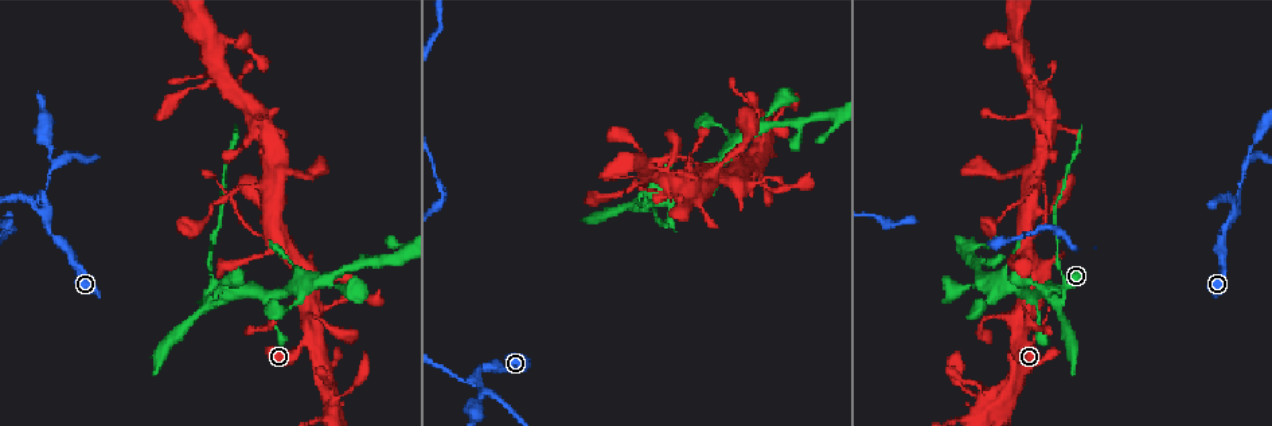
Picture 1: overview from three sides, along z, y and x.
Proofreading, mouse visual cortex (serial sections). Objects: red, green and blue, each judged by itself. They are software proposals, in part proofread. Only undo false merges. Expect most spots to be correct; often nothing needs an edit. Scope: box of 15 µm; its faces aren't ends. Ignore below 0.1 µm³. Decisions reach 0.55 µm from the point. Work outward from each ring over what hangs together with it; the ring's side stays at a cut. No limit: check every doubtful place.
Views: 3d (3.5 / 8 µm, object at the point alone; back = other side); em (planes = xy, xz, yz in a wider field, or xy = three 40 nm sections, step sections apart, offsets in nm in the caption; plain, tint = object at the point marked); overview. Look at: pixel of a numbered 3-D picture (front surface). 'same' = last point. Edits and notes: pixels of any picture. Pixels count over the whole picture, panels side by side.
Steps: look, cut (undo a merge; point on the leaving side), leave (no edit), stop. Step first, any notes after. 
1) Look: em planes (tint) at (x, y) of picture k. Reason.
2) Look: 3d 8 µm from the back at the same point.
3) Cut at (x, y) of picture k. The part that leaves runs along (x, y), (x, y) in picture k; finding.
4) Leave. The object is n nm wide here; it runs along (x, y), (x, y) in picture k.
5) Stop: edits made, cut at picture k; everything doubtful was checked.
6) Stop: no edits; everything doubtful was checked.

Look: 3d 3.5 µm at (1057, 301) of picture 1. Narrows sharply.

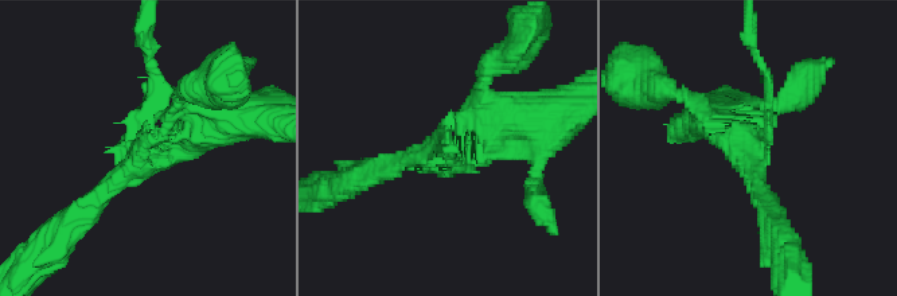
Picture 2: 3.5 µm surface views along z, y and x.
Look: em xy step 5 (tint) at (753, 153) of picture 2. 3 arms meet here; the arms are 150, 250, 450 nm wide; now the EM.

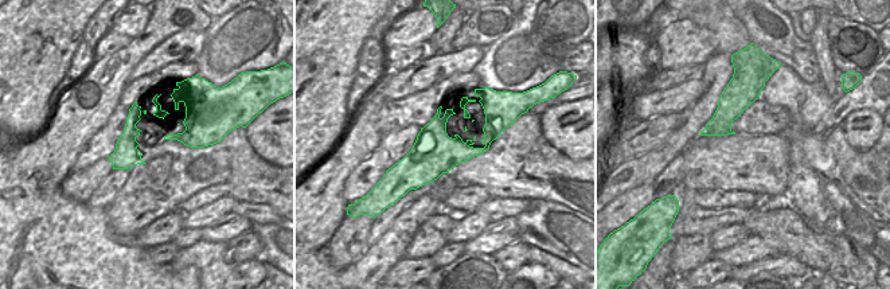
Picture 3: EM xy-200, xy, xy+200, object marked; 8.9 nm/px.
Cut at (155, 82) of picture 2. The part that leaves runs along (765, 137), (768, 76), (748, 34) in picture 2; two cells meet here.

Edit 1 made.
Look: overview. See it whole again.

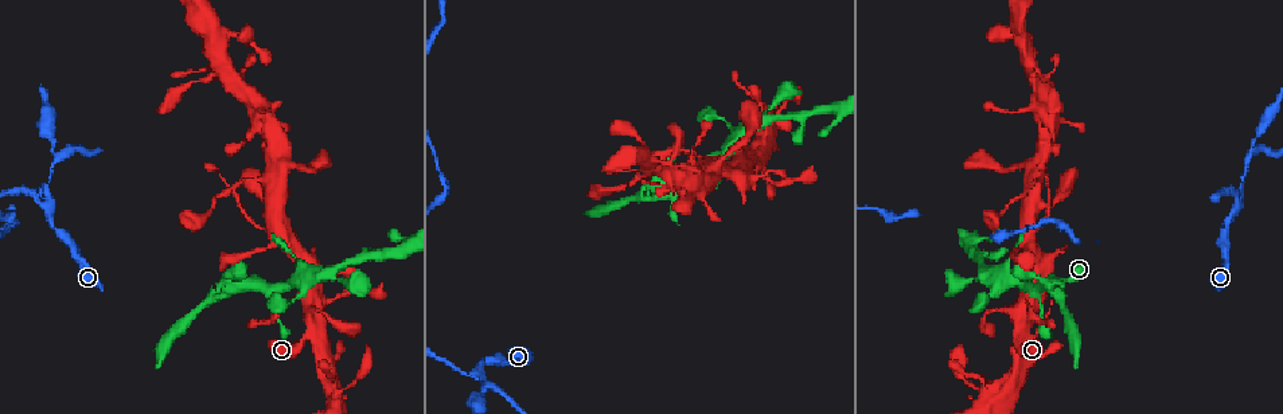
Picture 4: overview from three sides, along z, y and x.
Look: 3d 3.5 µm at (42, 197) of picture 4. Arms part here.

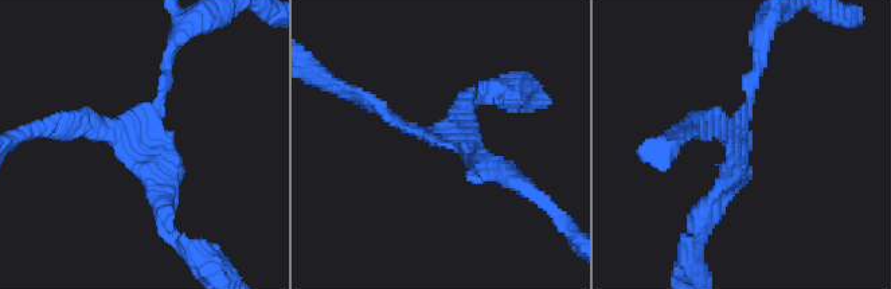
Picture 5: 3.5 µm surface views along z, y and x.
Look: em xy step 1 (plain) at (434, 139) of picture 5. 3 arms meet here; the arms are 150, 200, 250 nm wide; need the tissue.

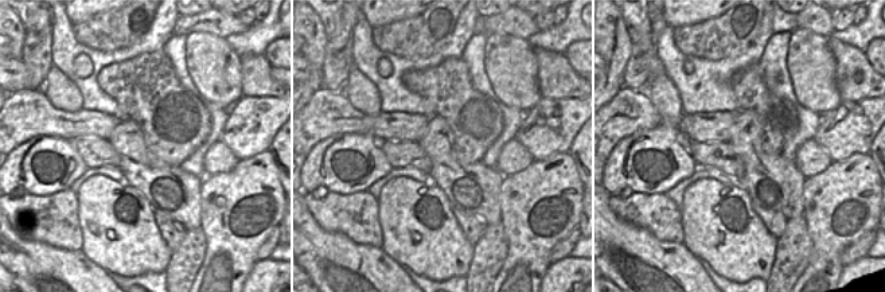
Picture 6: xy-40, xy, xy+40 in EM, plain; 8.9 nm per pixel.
Look: em xy step 1 (tint) at the same point. Where the object lies.

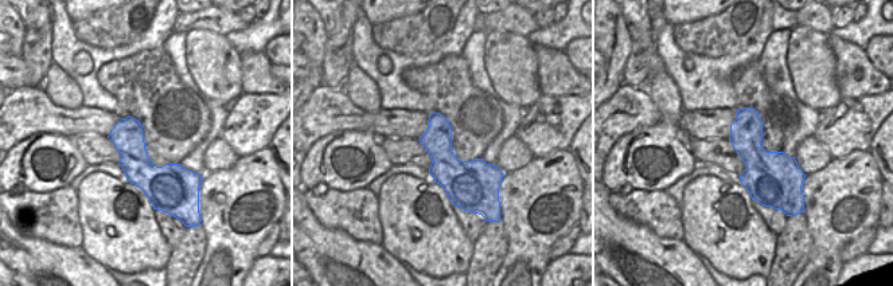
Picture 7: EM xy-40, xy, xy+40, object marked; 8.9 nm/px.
Leave. It runs along (703, 219), (734, 174), (758, 66) in picture 5; all the same cell.

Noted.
Look: 3d 8 µm from the back at (484, 385) of picture 4. Narrows sharply.

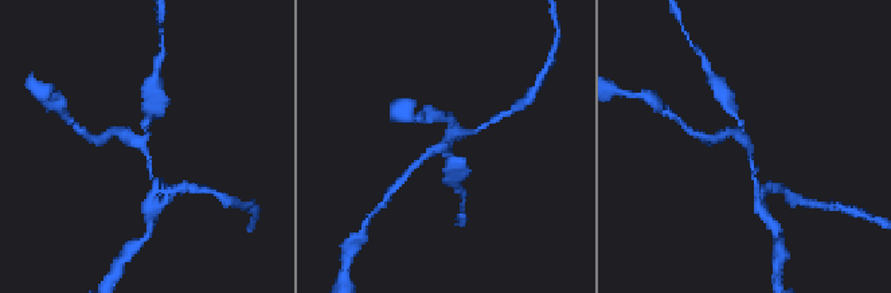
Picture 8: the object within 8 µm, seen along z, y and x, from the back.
Look: 3d 3.5 µm at (443, 143) of picture 8.

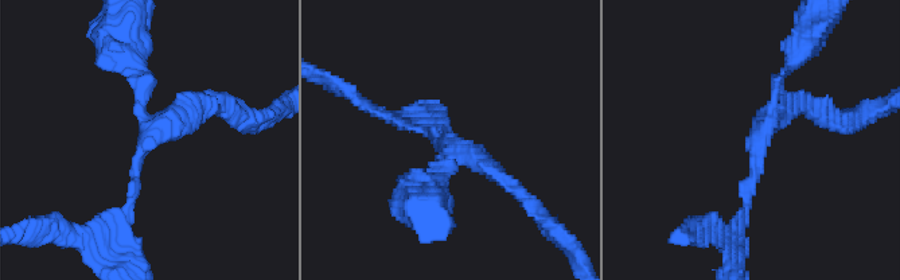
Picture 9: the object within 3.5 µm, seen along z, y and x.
Look: em xy step 2 (tint) at (449, 143) of picture 9. 3 arms meet here; the arms are 150, 150, 250 nm wide.

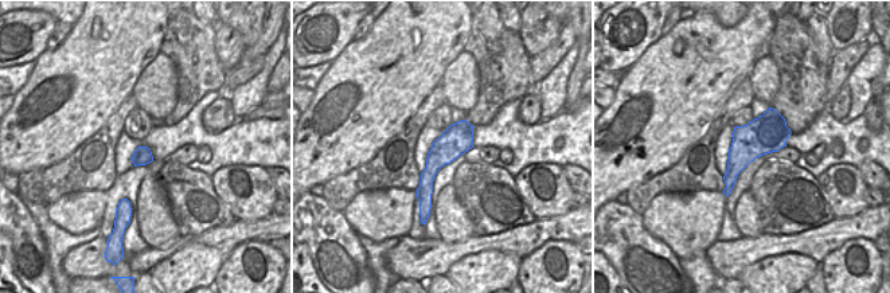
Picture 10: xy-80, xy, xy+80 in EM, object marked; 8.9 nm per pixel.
Leave. It runs along (464, 124), (429, 172), (425, 206) in picture 10; all the same cell.

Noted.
Stop: edits made, cut at picture 2; everything doubtful was checked.

